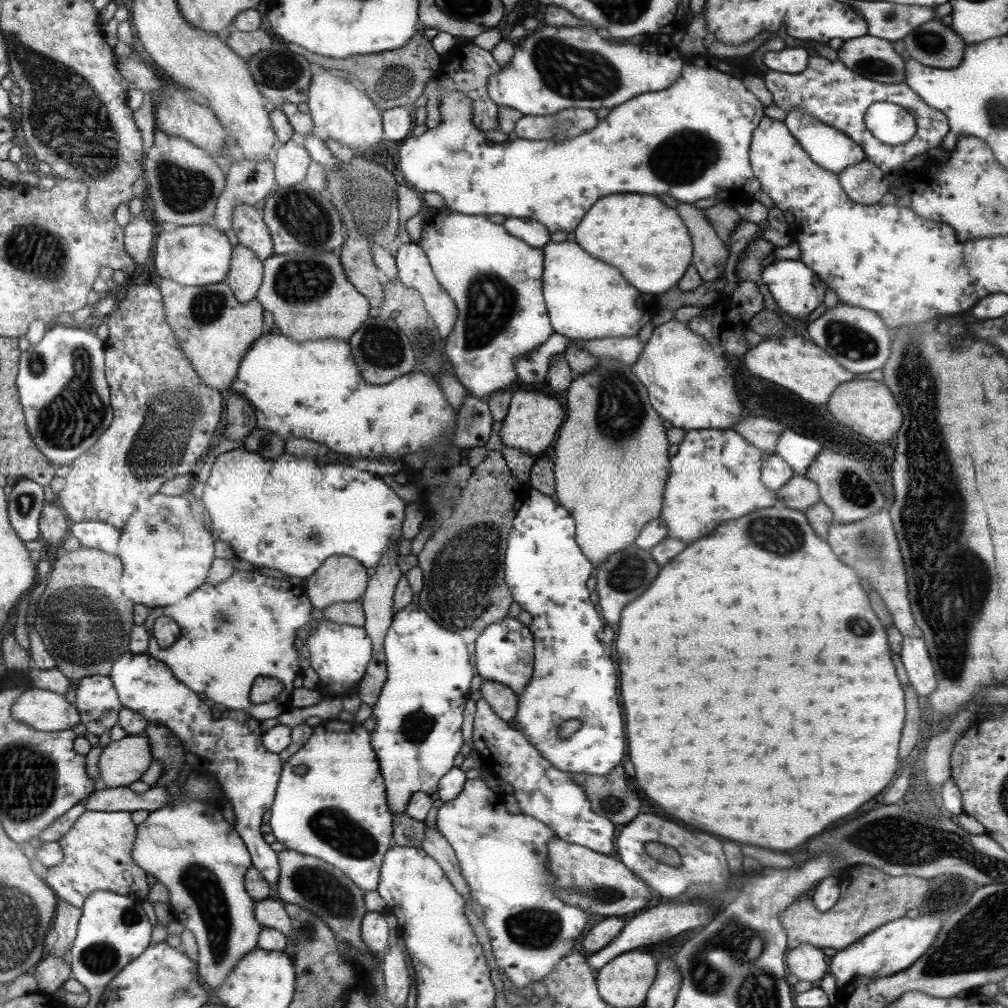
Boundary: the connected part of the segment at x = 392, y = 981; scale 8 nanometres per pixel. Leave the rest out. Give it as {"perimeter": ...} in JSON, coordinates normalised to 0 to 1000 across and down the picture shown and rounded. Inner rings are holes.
{"perimeter":[[[388,939],[380,950],[378,962],[382,971],[383,990],[391,998],[402,998],[408,970],[403,961],[403,950],[396,939]]]}

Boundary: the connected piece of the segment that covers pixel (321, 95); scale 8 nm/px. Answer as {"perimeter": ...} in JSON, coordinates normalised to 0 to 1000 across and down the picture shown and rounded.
{"perimeter":[[[325,71],[312,73],[312,81],[308,83],[306,105],[311,117],[311,124],[323,127],[325,137],[347,145],[355,151],[373,151],[379,141],[379,117],[377,109],[366,94],[352,81],[339,75],[329,75]]]}

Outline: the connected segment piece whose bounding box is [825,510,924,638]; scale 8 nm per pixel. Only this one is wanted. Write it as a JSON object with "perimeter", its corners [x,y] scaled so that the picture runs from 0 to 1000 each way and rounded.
{"perimeter":[[[873,506],[869,510],[859,513],[854,517],[845,519],[827,519],[821,527],[819,538],[831,546],[831,554],[839,558],[841,562],[847,562],[851,565],[853,573],[859,573],[865,584],[868,584],[875,592],[879,603],[885,611],[885,617],[896,631],[915,633],[917,626],[907,616],[903,605],[903,592],[901,592],[901,572],[899,563],[893,548],[893,541],[889,536],[889,524],[881,506]]]}

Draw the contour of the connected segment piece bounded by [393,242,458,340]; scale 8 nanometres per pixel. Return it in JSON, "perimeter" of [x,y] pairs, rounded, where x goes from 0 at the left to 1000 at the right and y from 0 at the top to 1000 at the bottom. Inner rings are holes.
{"perimeter":[[[394,241],[390,247],[390,251],[393,257],[397,279],[402,281],[404,285],[413,287],[418,292],[418,295],[422,299],[423,308],[429,313],[431,319],[437,326],[438,335],[442,337],[453,318],[453,303],[441,288],[441,285],[438,283],[438,280],[435,280],[434,273],[431,272],[422,247],[416,241]]]}

